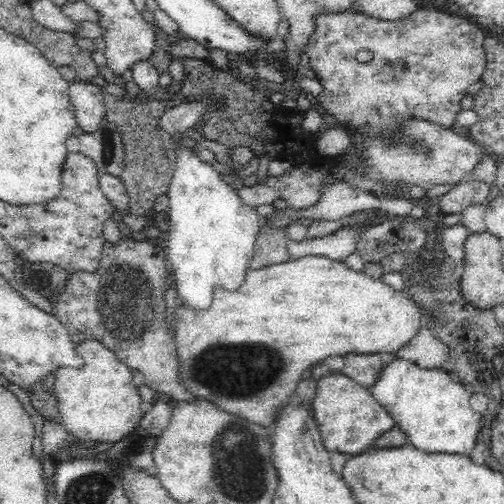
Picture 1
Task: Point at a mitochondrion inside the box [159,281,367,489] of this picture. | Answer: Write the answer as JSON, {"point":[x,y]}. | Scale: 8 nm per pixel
{"point":[244,372]}

